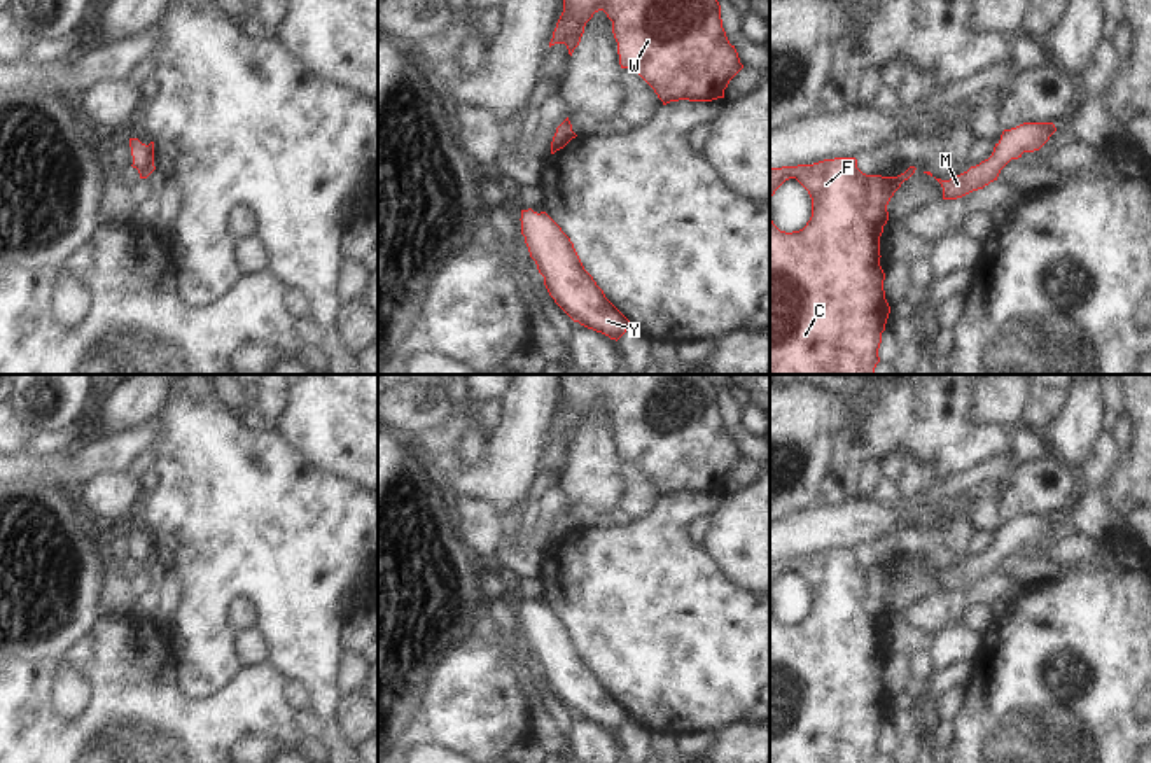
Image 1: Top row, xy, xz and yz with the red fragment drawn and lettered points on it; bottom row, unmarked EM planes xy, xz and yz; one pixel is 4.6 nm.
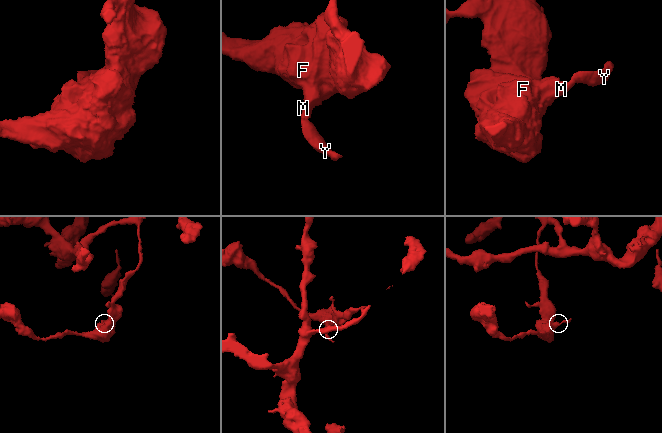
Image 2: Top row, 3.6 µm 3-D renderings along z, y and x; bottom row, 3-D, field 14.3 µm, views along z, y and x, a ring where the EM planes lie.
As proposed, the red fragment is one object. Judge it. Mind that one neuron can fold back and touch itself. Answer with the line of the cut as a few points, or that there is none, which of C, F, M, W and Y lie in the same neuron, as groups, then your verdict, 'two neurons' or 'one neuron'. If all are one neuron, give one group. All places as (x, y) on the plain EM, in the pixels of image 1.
cut none; groups C F M W Y; one neuron

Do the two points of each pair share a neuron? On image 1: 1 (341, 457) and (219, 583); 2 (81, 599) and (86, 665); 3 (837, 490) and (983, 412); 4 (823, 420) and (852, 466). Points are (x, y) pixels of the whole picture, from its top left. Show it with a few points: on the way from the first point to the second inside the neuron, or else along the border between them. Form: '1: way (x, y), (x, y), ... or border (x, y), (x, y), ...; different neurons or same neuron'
1: border (294, 447), (329, 473), (359, 485); different neurons
2: border (102, 620), (70, 650), (49, 658); different neurons
3: border (971, 394), (971, 420), (976, 426), (1011, 429); different neurons
4: border (873, 419), (852, 438), (837, 443), (824, 480); different neurons

